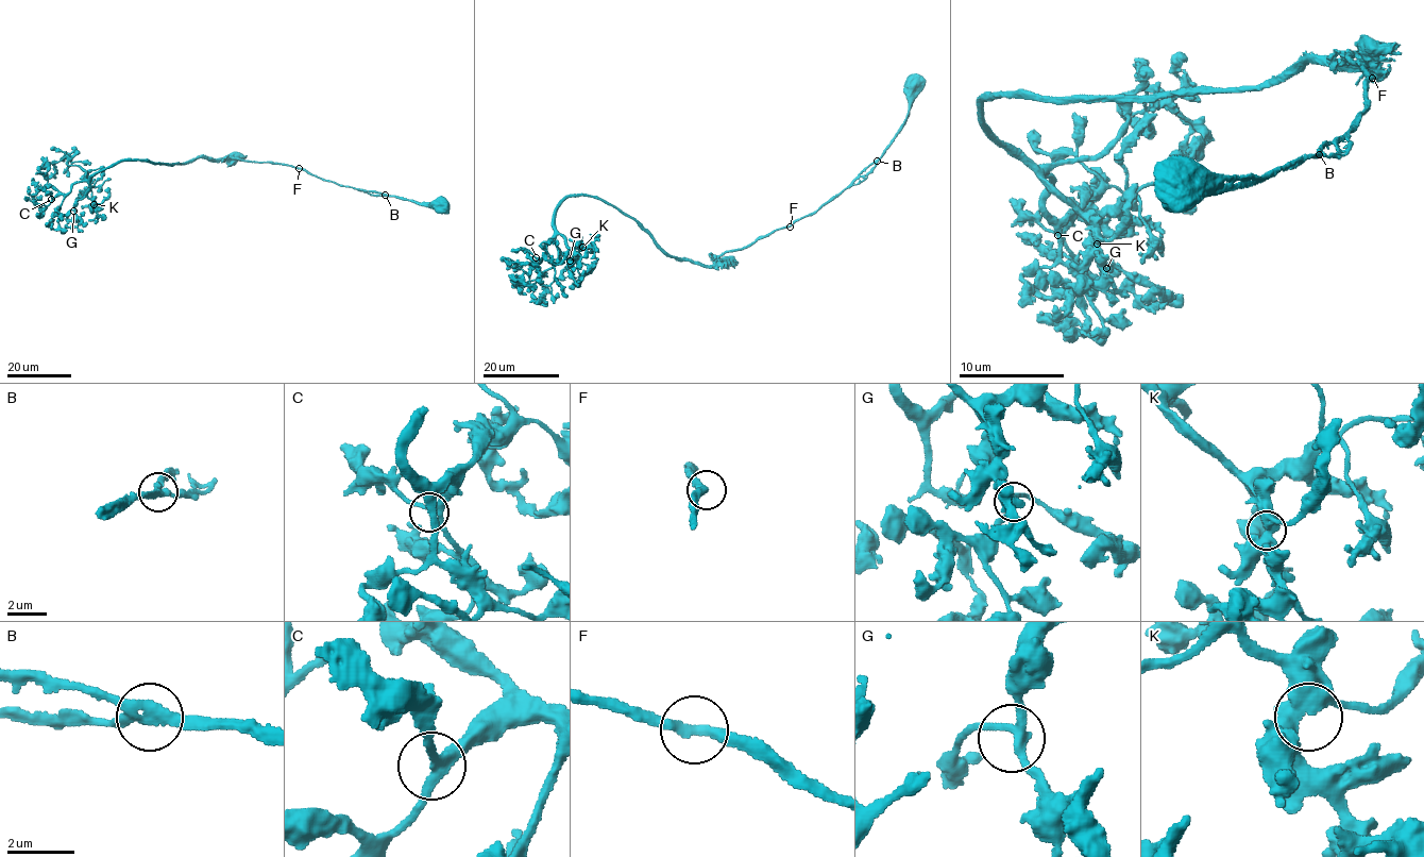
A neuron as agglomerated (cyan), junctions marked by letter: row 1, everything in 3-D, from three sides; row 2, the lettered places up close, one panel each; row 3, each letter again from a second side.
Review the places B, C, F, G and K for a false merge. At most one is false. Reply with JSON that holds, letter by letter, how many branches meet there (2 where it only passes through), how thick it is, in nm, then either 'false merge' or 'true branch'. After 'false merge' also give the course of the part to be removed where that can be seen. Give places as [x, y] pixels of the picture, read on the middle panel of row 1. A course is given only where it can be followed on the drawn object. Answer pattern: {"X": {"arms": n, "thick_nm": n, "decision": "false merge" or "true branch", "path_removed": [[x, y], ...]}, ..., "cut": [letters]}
{"B": {"arms": 3, "thick_nm": 280, "decision": "true branch"}, "C": {"arms": 3, "thick_nm": 260, "decision": "true branch"}, "F": {"arms": 2, "thick_nm": 280, "decision": "true branch"}, "G": {"arms": 3, "thick_nm": 280, "decision": "true branch"}, "K": {"arms": 3, "thick_nm": 400, "decision": "true branch"}, "cut": []}

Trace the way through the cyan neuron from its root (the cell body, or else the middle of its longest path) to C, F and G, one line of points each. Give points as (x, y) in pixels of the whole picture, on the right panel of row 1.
C: (1179, 184), (1270, 178), (1338, 141), (1365, 106), (1359, 56), (1256, 86), (976, 99), (1047, 172), (1057, 235)
F: (1179, 184), (1187, 179), (1270, 178), (1305, 157), (1314, 158), (1320, 147), (1351, 131), (1372, 78)
G: (1179, 184), (1270, 178), (1338, 141), (1365, 106), (1359, 56), (1256, 86), (976, 99), (1106, 268)

